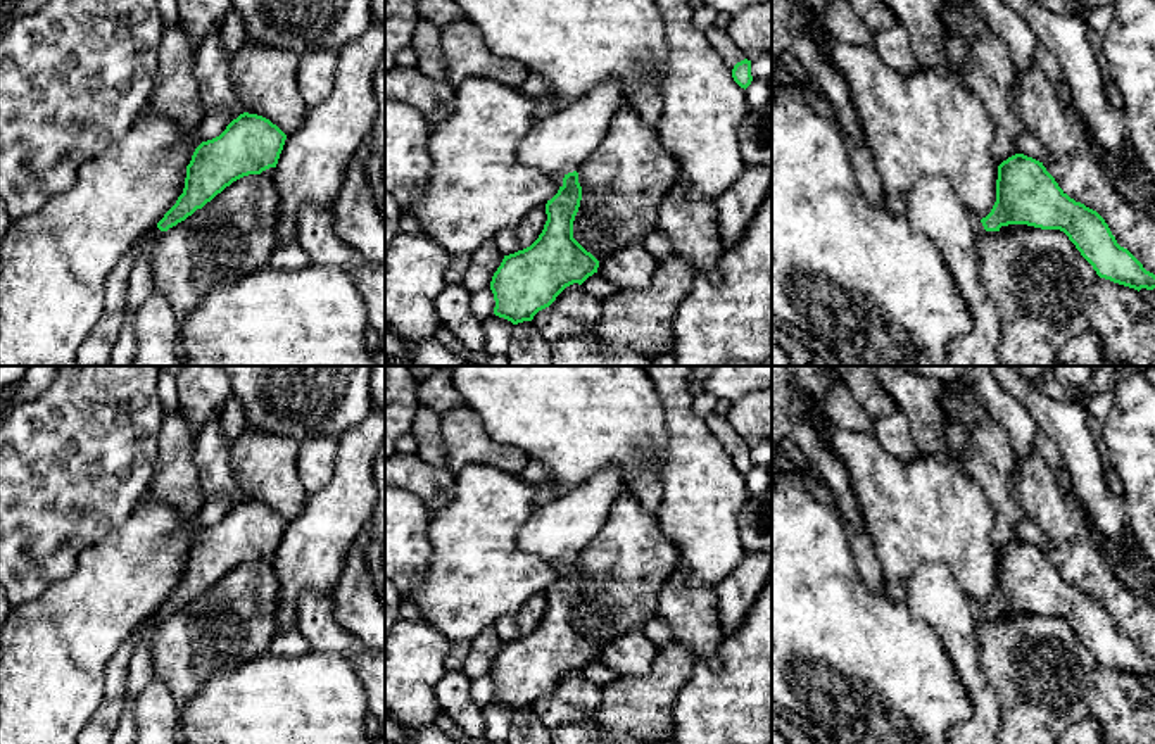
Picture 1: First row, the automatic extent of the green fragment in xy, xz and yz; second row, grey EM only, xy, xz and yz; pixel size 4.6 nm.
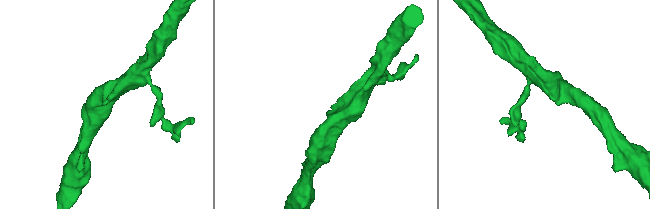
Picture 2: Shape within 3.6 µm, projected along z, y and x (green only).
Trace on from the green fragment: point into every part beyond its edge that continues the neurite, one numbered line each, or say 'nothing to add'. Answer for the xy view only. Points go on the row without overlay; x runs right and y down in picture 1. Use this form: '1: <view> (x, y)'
1: xy (140, 670)

